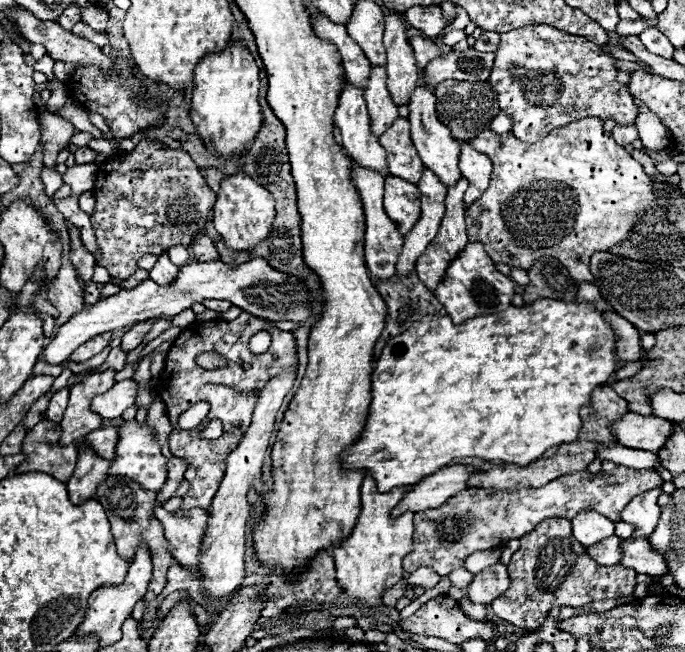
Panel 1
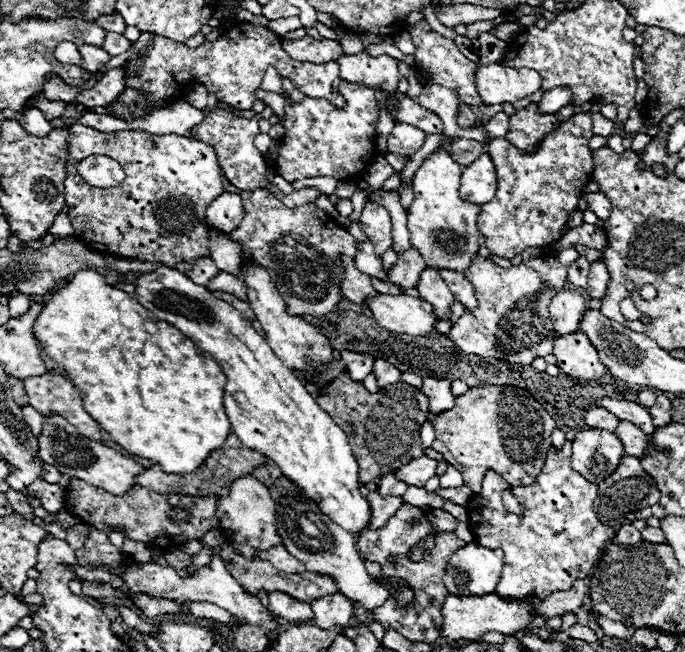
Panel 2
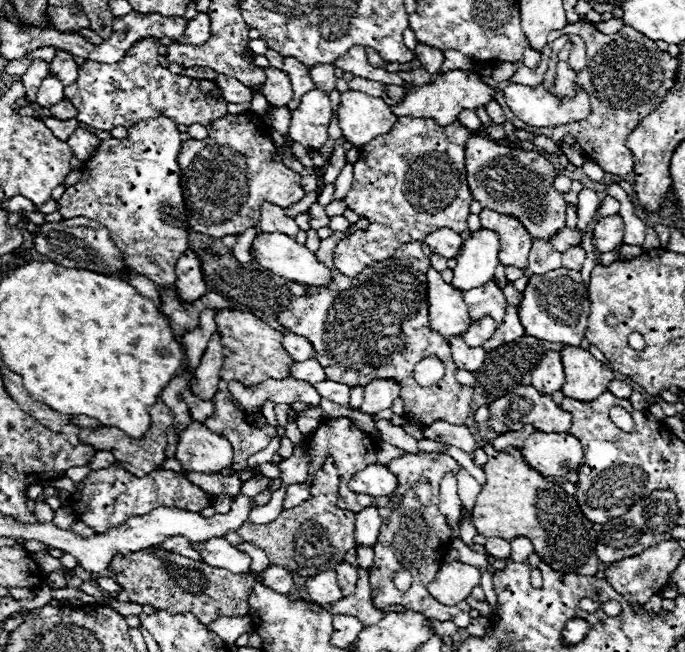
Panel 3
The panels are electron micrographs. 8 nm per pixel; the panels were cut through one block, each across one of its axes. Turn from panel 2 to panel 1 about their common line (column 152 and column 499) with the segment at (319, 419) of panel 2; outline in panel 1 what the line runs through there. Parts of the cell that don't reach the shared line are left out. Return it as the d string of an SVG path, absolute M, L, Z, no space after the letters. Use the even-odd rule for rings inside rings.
M472 242L466 246L466 250L450 264L446 280L436 288L436 298L444 304L448 316L456 324L464 324L466 320L472 320L476 316L484 314L500 314L508 306L512 306L512 298L516 294L516 282L508 276L500 274L490 260L490 256L484 252L484 246L480 242Z

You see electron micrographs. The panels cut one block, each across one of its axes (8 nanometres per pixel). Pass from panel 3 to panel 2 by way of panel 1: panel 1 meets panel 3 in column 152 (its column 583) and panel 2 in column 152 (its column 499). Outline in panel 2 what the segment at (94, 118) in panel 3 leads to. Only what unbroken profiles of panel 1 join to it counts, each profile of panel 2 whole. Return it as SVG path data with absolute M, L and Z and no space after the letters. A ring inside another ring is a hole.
M240 22L234 24L230 28L226 28L222 32L222 36L214 42L204 42L198 48L188 48L182 42L176 40L168 40L164 36L156 36L154 46L146 52L140 54L132 60L128 60L128 84L132 88L142 88L148 92L150 102L156 102L158 98L172 98L172 96L182 96L188 90L188 84L204 84L208 88L208 92L214 92L218 96L220 102L226 104L234 104L238 108L250 110L250 106L254 104L254 90L260 88L262 76L268 70L268 66L274 66L278 70L280 76L286 76L294 82L294 86L304 94L304 96L312 96L312 98L326 98L332 100L336 106L342 106L344 100L338 94L338 84L342 82L338 76L338 62L328 62L328 64L310 64L310 62L298 62L292 60L288 56L288 52L284 52L282 48L282 38L278 34L274 34L272 30L264 28L264 26L254 26L250 22Z

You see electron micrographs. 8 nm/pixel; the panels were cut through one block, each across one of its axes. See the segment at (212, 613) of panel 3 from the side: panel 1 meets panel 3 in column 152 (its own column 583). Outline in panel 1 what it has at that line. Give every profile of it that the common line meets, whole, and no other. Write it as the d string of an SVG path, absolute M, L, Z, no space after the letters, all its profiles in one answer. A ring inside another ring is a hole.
M548 518L536 524L536 528L520 538L520 550L508 564L510 588L492 602L492 610L498 618L518 626L536 630L546 620L554 606L582 608L590 602L630 596L636 588L636 572L630 568L600 568L596 560L586 554L582 544L572 540L570 520Z

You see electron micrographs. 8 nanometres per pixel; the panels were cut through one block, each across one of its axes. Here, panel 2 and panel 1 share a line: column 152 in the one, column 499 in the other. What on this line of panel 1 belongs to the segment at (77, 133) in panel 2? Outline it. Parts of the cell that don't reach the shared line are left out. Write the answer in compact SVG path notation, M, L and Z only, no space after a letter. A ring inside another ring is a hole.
M588 116L556 128L534 144L518 140L512 132L496 134L492 130L484 130L476 138L468 140L468 144L486 154L494 166L488 190L466 210L470 242L482 242L494 262L504 262L524 270L532 268L532 264L542 256L552 256L568 268L574 280L594 284L596 278L588 270L590 256L594 252L606 252L610 246L622 242L630 234L634 222L660 200L660 194L642 164L618 146L612 132L606 132L602 124L604 122L600 118Z

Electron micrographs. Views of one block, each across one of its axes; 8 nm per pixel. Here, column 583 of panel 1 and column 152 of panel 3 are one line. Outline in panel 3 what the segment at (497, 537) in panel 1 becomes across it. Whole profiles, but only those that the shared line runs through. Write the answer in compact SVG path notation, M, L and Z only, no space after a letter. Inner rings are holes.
M120 464L92 470L82 482L76 484L76 492L72 494L72 508L76 512L76 518L88 524L94 532L108 532L110 528L124 524L124 520L132 516L144 516L158 506L176 506L188 512L200 512L210 504L212 498L202 488L176 472L156 470L140 480L130 472L124 472Z

